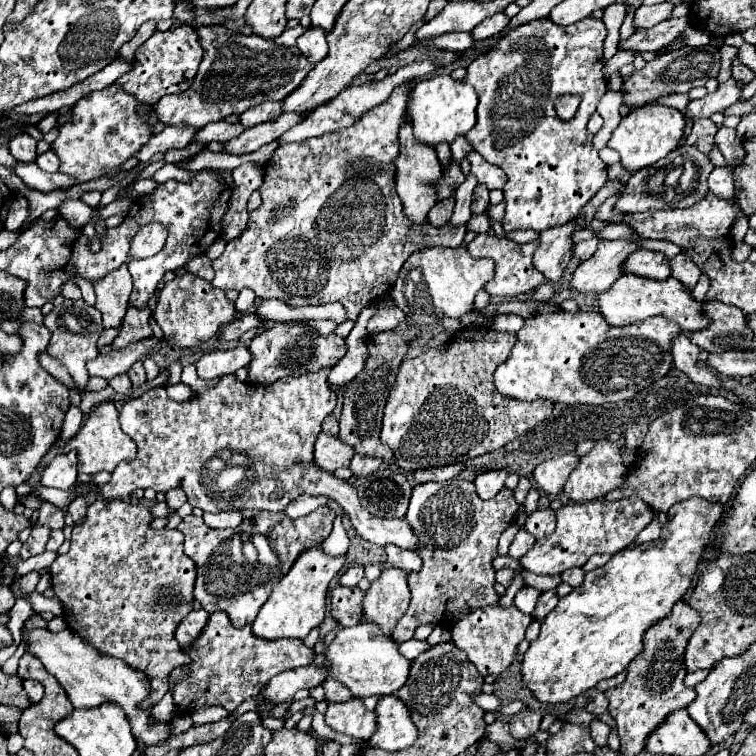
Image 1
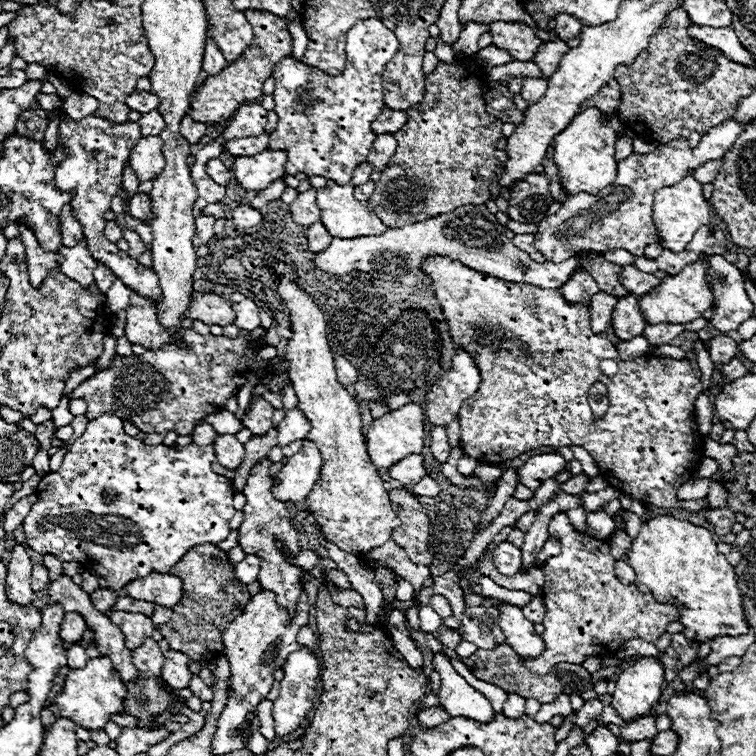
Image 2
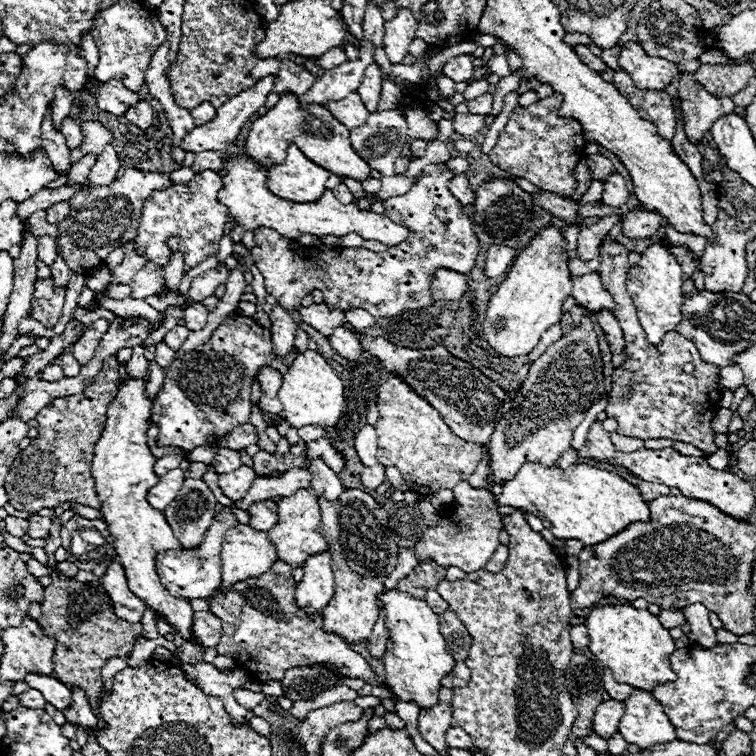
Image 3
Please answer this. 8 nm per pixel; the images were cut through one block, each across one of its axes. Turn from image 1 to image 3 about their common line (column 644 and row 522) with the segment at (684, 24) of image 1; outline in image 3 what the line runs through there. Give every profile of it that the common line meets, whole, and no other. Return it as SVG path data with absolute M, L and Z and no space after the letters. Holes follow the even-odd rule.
M34 514L34 516L30 516L28 522L30 522L30 526L28 526L28 536L30 538L44 538L44 536L48 536L48 530L52 526L52 520L48 516Z

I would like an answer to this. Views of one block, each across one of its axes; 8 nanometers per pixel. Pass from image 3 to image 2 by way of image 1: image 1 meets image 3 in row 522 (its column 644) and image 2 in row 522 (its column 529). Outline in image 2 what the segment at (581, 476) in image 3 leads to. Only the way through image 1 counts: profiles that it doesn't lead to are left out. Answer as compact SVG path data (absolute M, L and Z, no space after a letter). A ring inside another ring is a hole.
M672 516L652 518L648 524L642 524L638 538L626 554L626 562L636 572L636 586L640 592L650 592L660 604L678 606L678 622L684 626L682 634L690 642L704 644L718 636L742 636L748 632L734 566L716 550L716 542L706 528Z

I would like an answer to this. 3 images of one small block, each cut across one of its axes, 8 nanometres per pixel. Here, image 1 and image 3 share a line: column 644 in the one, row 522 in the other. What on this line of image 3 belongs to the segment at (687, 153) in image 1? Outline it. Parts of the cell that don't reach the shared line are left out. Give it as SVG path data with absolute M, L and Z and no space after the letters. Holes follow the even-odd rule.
M186 482L180 492L180 508L178 510L164 510L164 516L180 540L182 548L196 548L200 546L204 532L214 520L214 506L216 498L206 482Z

